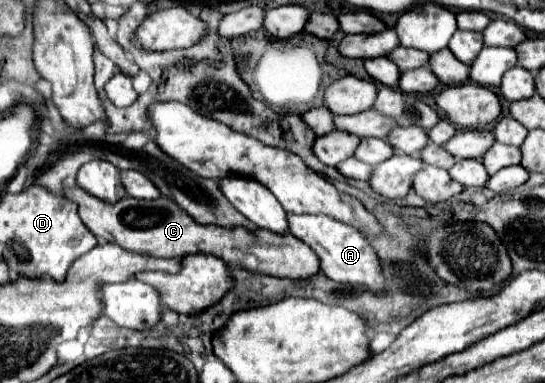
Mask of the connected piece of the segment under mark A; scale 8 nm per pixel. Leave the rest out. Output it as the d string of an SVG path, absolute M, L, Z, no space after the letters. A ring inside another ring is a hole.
M287 214L287 234L297 236L303 240L321 262L321 270L335 282L347 282L347 284L363 284L369 290L383 288L383 274L379 258L361 232L357 228L349 228L347 224L341 224L339 220L333 220L329 216L317 216L317 214Z

